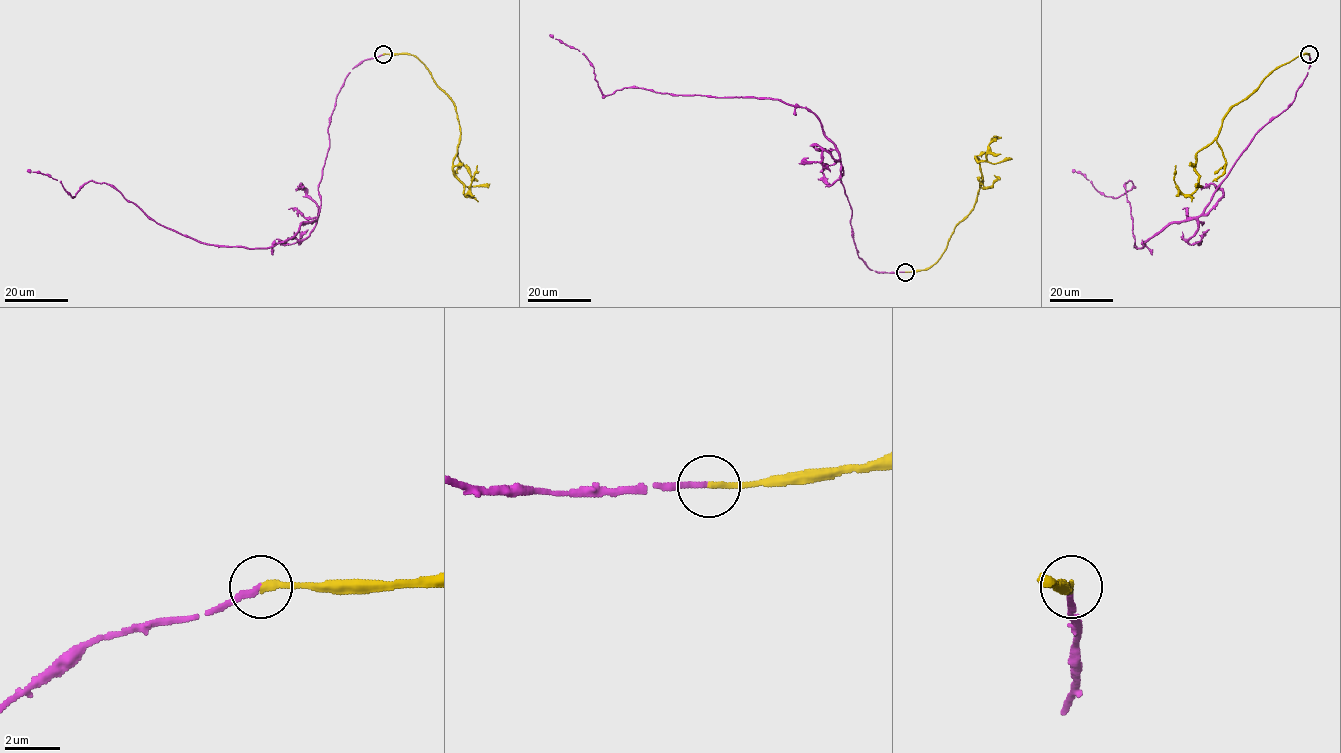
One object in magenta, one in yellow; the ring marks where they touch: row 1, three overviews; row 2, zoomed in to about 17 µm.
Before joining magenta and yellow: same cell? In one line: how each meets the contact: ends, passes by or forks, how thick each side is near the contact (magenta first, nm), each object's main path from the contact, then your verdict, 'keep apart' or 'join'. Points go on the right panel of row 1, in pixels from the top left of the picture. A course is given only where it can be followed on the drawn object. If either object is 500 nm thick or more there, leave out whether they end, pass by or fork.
magenta ends | yellow ends | 200/260 nm | magenta via (1309, 54), (1294, 101), (1257, 132), (1208, 205), (1141, 248), (1125, 189), (1132, 183), (1104, 196), (1072, 171) | yellow via (1309, 54), (1277, 66), (1237, 102), (1197, 154), (1198, 185), (1191, 194), (1176, 184), (1176, 165) | join

